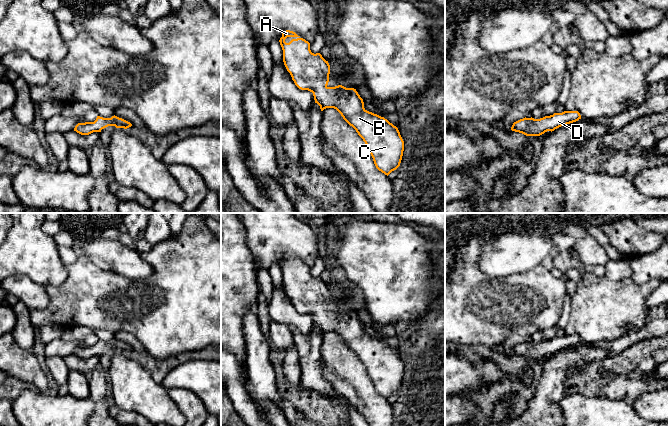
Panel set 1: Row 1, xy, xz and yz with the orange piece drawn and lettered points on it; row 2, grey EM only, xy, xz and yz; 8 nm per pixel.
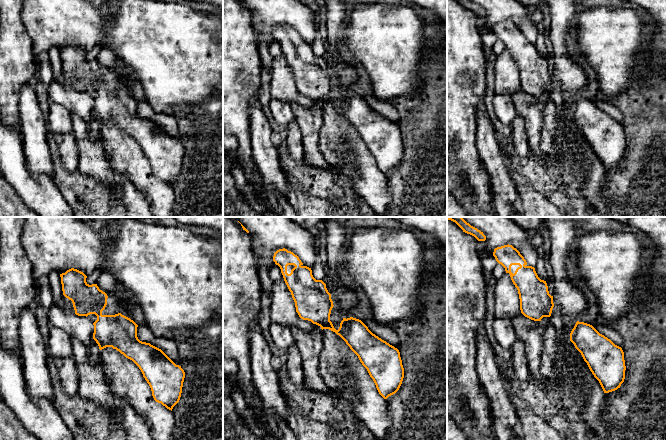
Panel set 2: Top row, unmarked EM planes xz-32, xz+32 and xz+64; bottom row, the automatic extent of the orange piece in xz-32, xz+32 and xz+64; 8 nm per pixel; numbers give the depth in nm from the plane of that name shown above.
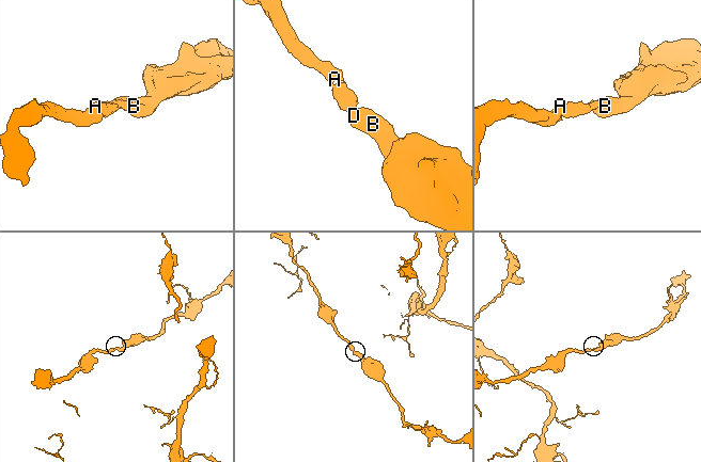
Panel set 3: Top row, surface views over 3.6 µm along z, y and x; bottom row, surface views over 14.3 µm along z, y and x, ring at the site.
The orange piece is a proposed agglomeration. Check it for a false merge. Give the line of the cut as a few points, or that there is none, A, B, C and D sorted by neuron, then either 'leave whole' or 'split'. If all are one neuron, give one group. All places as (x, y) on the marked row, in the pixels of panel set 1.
cut none; groups A B C D; leave whole

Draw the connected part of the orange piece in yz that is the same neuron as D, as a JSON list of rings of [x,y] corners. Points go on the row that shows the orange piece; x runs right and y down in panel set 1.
[[[564,111],[562,113],[554,113],[540,119],[523,118],[513,123],[511,130],[522,133],[526,136],[540,136],[547,131],[576,122],[581,119],[578,111]]]

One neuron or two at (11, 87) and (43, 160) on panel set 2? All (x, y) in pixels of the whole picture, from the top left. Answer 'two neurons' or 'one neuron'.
one neuron

